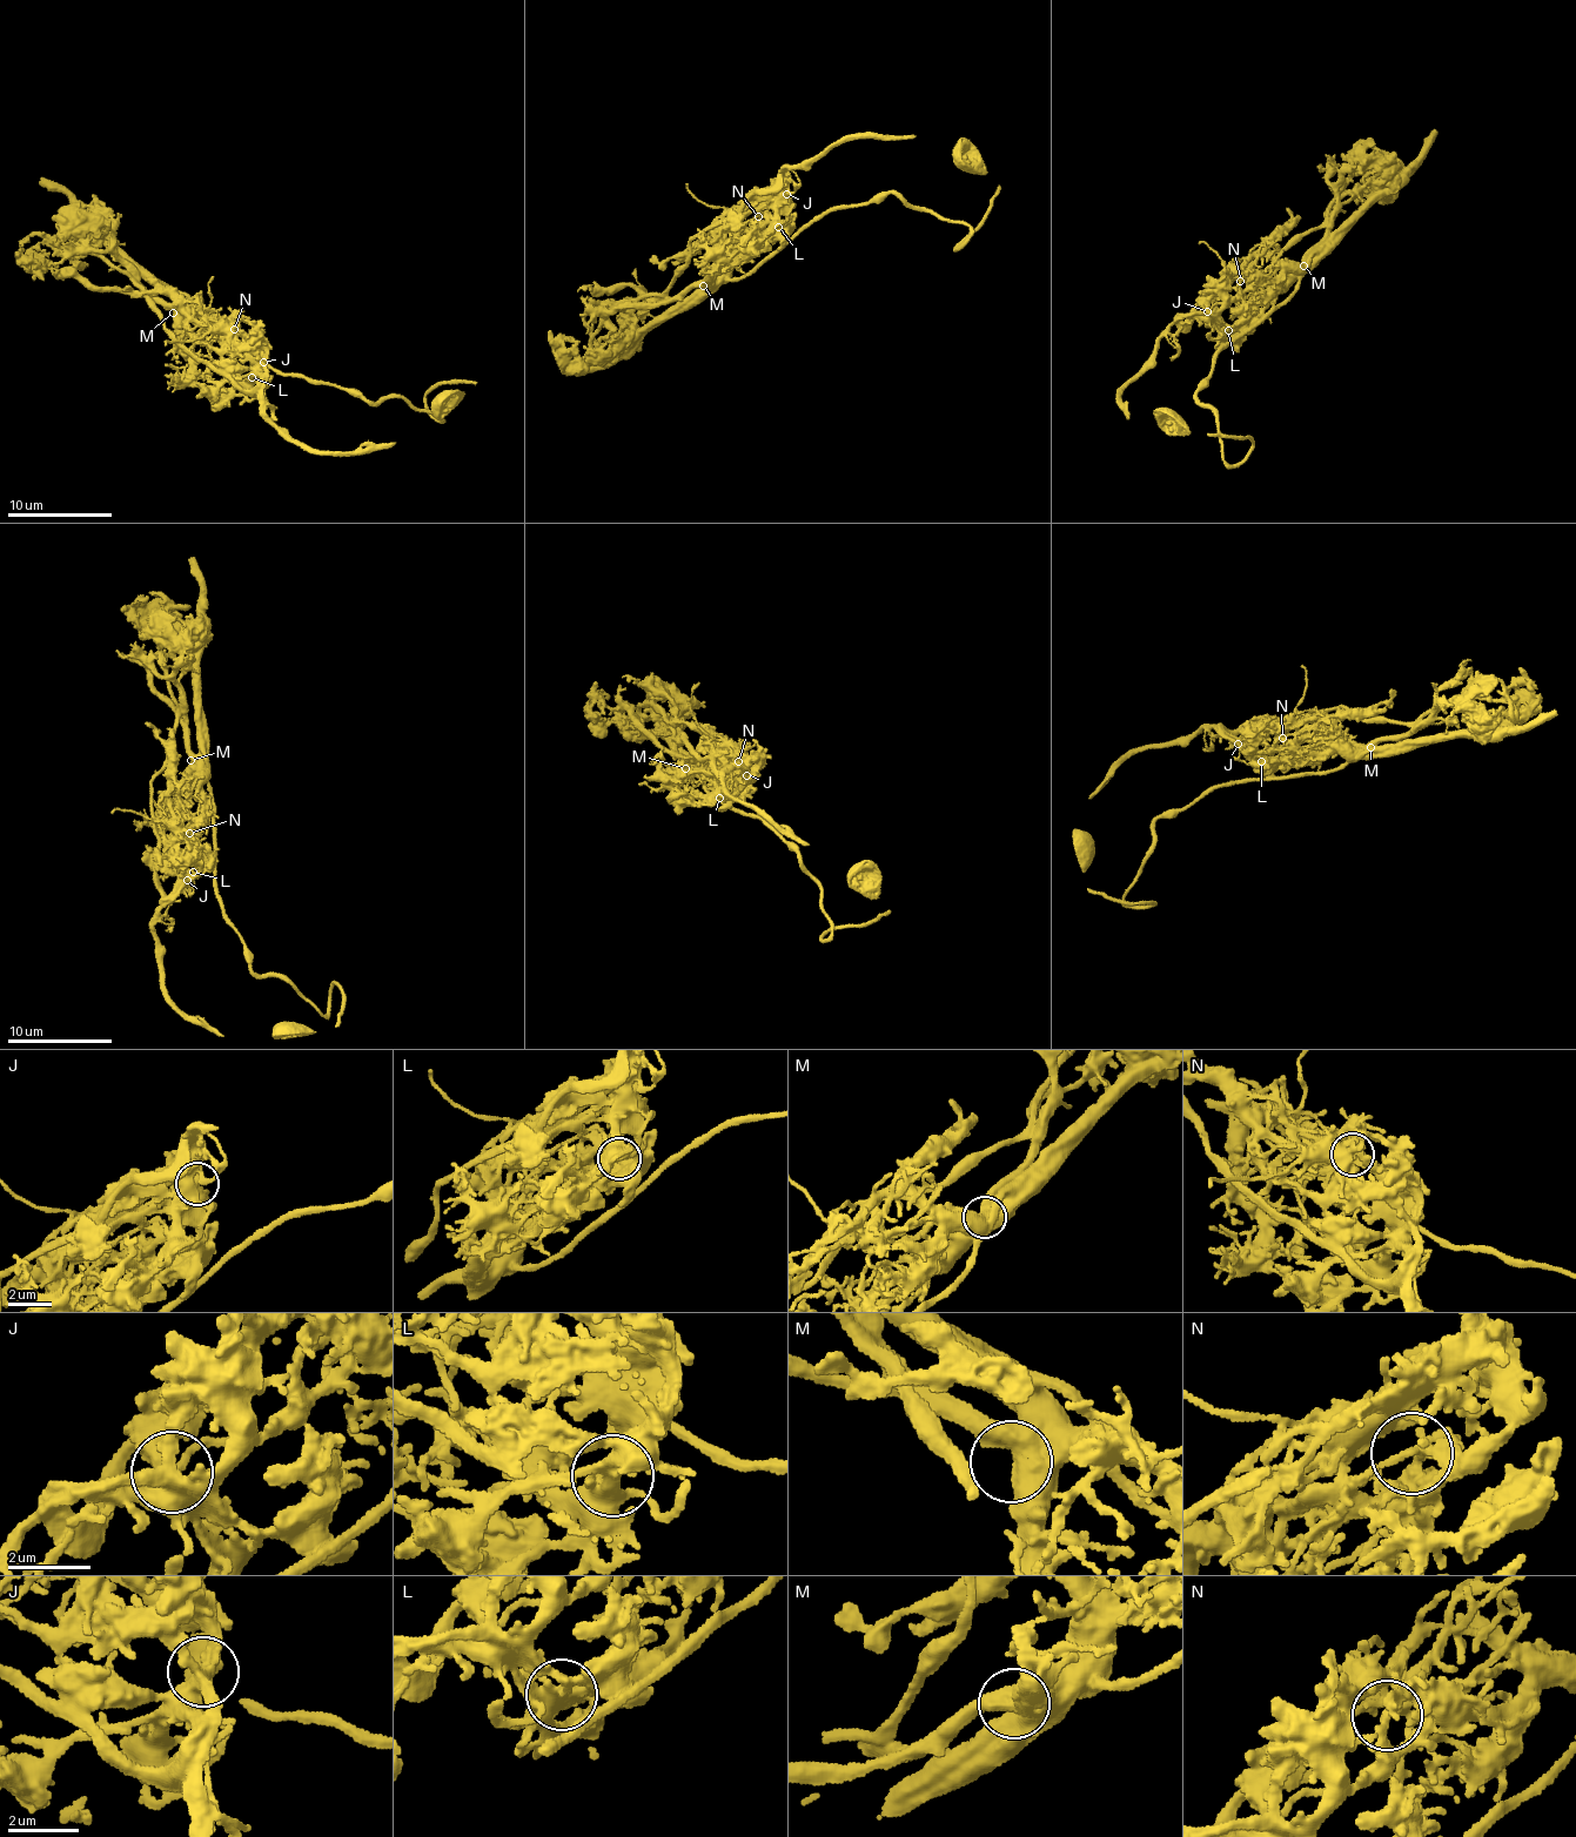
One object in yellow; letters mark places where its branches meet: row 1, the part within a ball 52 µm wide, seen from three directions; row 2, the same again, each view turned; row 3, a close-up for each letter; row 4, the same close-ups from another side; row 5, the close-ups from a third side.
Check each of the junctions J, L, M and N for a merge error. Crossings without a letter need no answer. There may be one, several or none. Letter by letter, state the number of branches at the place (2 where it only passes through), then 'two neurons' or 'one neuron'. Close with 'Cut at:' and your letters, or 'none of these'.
J: branches 4; one neuron
L: branches 2; one neuron
M: branches 2; one neuron
N: branches 3; two neurons
Cut at: N

